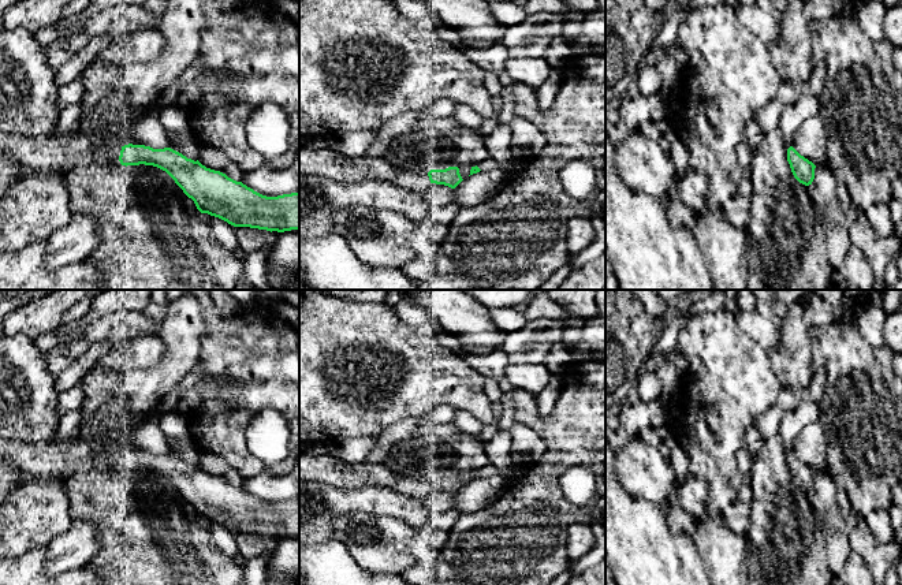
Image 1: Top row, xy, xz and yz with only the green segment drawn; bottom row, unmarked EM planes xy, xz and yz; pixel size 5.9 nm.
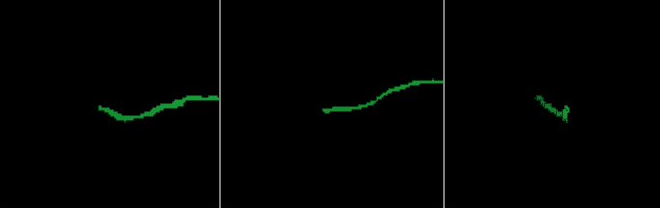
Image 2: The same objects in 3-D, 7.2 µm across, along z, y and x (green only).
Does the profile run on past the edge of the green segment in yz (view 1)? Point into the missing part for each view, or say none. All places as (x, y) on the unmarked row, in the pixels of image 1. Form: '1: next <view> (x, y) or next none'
1: next none

